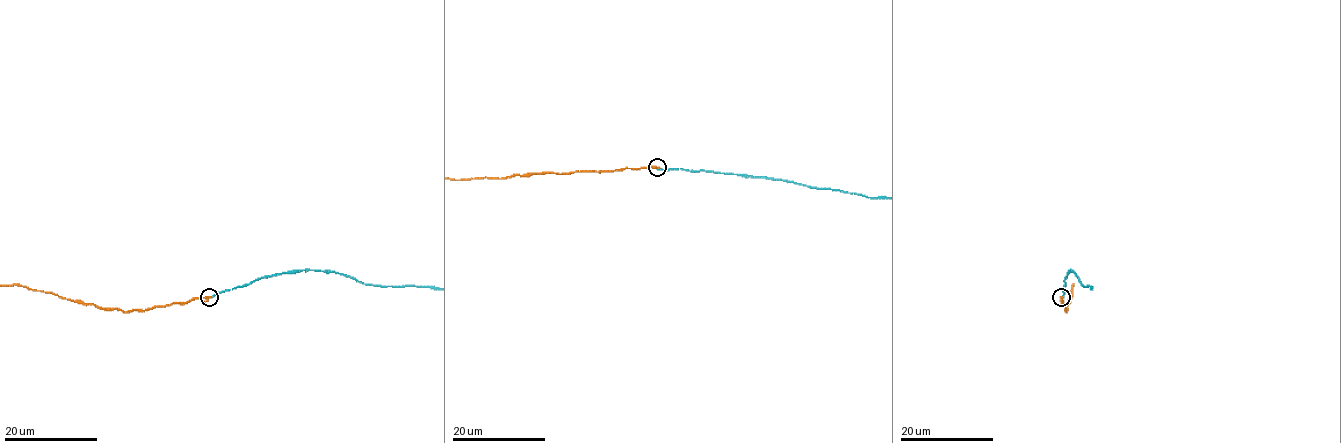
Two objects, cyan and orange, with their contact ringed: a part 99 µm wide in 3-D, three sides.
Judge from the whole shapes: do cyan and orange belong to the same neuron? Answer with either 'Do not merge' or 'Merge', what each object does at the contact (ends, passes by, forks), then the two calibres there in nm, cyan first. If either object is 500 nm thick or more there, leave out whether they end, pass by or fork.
Do not merge. At the ring cyan ends. At the ring orange passes by. Thickness 260 nm (cyan) against 200 nm

